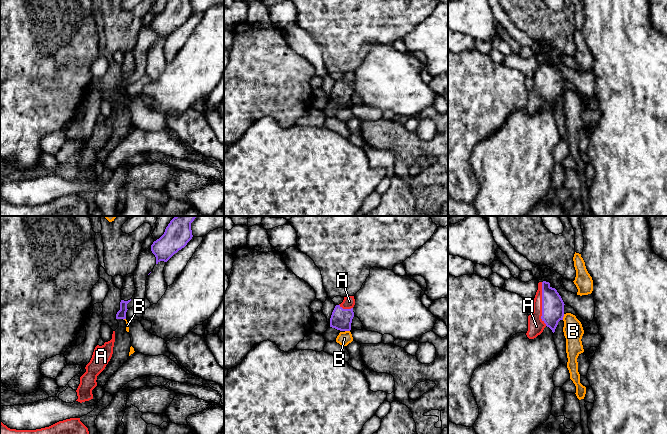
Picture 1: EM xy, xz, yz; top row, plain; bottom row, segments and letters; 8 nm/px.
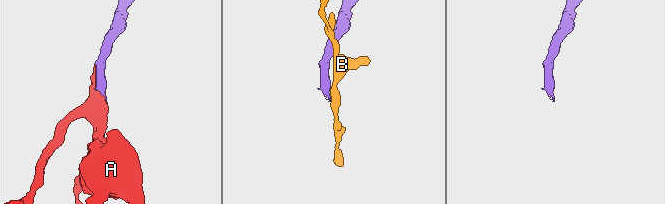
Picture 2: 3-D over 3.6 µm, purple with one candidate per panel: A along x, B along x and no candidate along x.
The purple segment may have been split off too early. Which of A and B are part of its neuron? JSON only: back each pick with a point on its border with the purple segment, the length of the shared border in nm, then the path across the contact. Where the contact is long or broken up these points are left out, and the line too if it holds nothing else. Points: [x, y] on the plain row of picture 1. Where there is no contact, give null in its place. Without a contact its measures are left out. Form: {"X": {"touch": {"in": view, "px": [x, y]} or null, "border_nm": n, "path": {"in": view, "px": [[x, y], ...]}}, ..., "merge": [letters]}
{"A": {"touch": {"in": "yz", "px": [542, 80]}, "border_nm": 360}, "merge": ["A"]}

